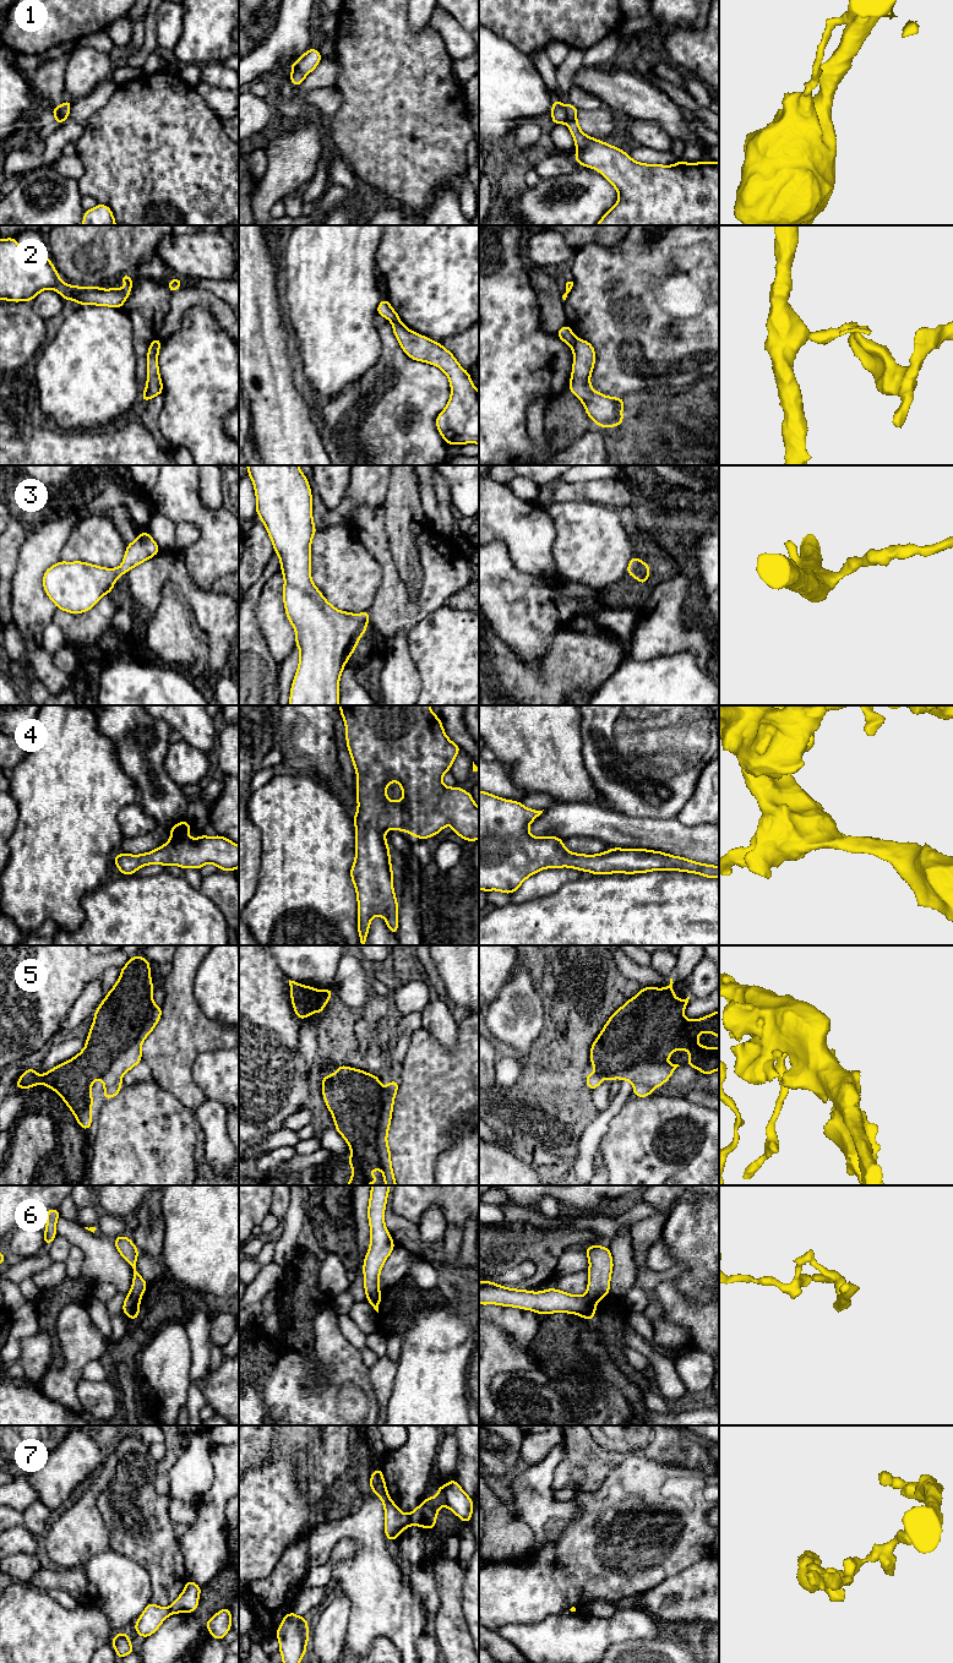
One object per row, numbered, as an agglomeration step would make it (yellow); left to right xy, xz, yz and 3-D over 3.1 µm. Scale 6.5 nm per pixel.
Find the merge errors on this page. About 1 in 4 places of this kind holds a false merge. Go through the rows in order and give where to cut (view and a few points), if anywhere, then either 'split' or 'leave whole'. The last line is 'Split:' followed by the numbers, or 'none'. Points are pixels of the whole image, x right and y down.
1: cut in yz along (566, 107), (566, 119), (564, 121); split
2: cut in yz along (577, 339), (572, 348); split
3: no cut; leave whole
4: no cut; leave whole
5: no cut; leave whole
6: cut in xz along (380, 1292), (368, 1301); split
7: cut in xz along (408, 1515), (409, 1524); split
Split: 1, 2, 6, 7

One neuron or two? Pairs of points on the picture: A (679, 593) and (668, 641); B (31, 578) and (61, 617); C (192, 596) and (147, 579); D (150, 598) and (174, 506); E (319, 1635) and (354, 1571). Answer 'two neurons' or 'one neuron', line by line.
A: one neuron
B: two neurons
C: one neuron
D: two neurons
E: two neurons

